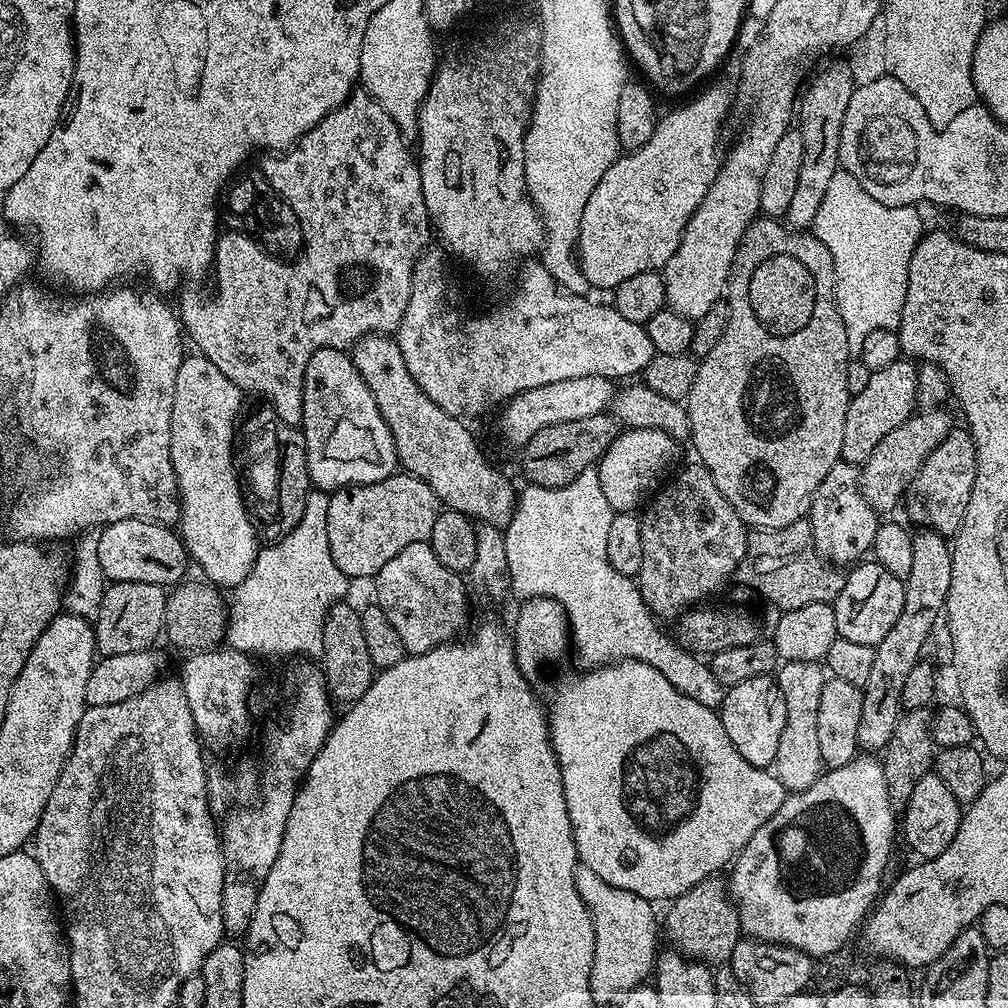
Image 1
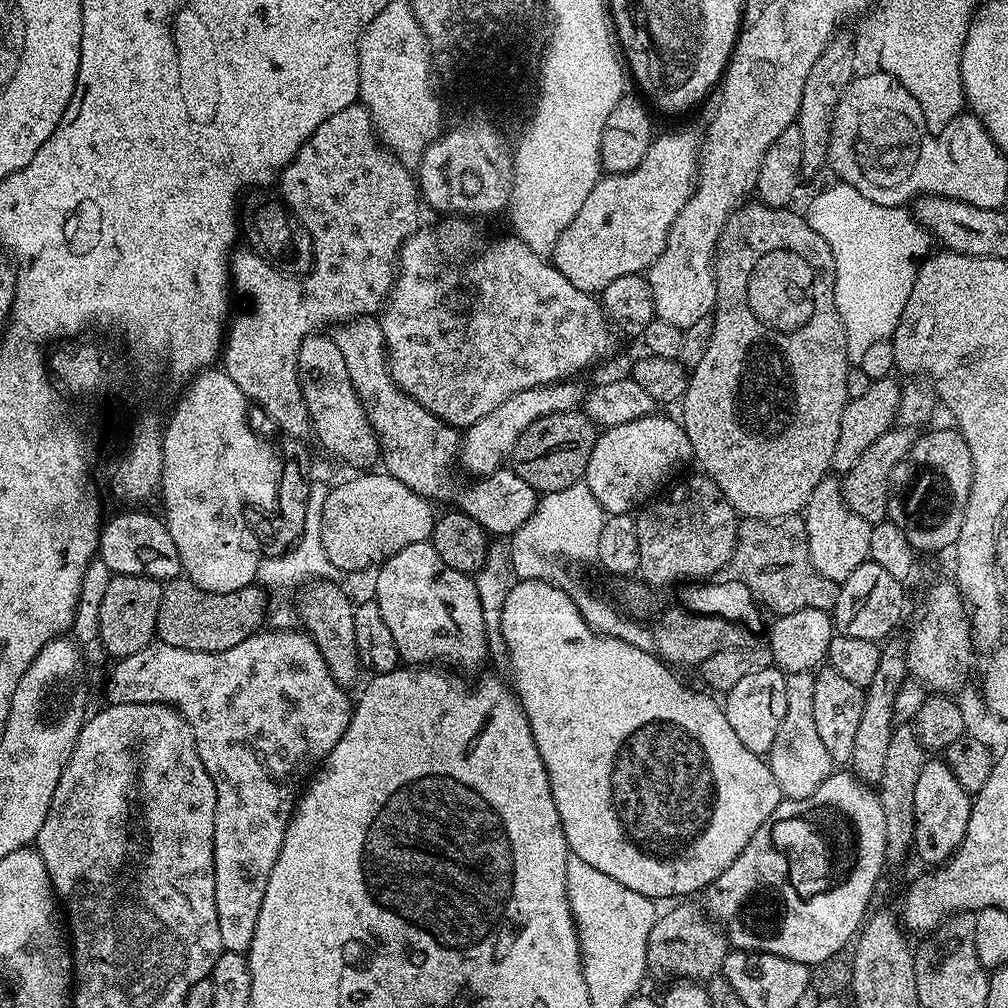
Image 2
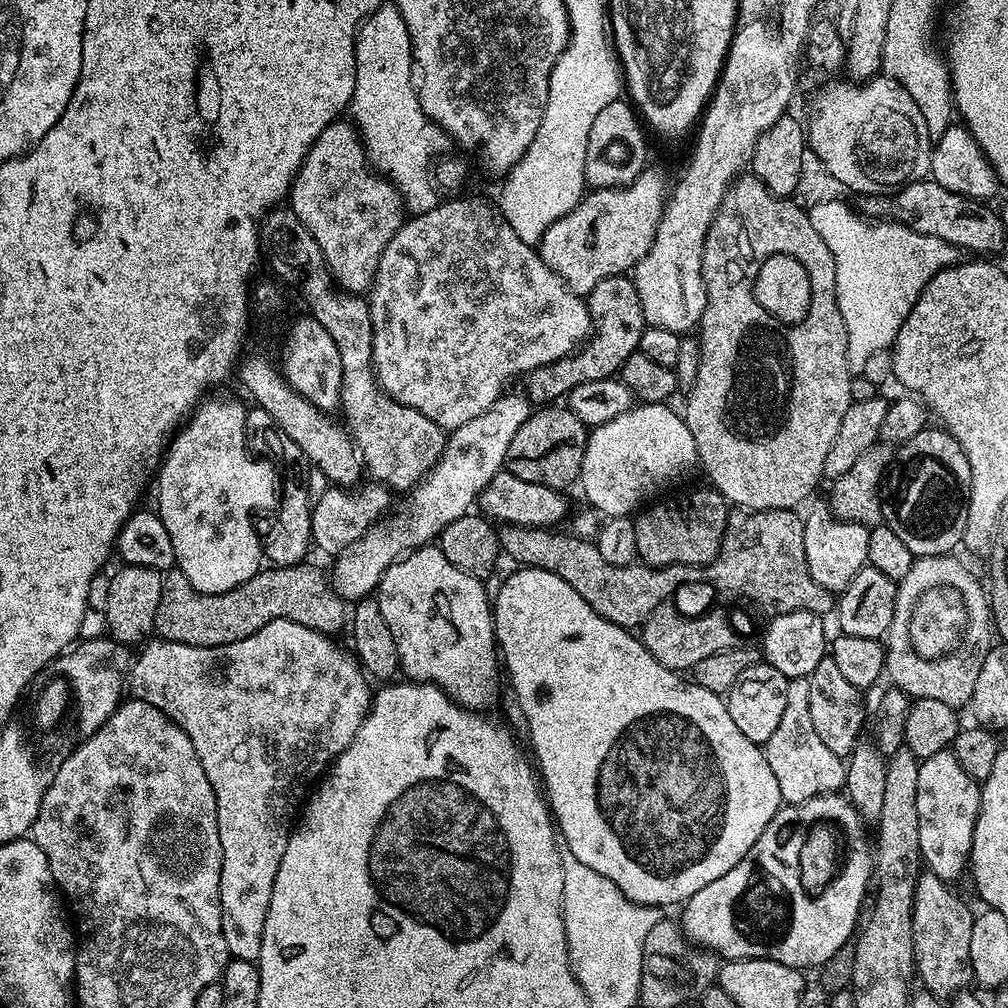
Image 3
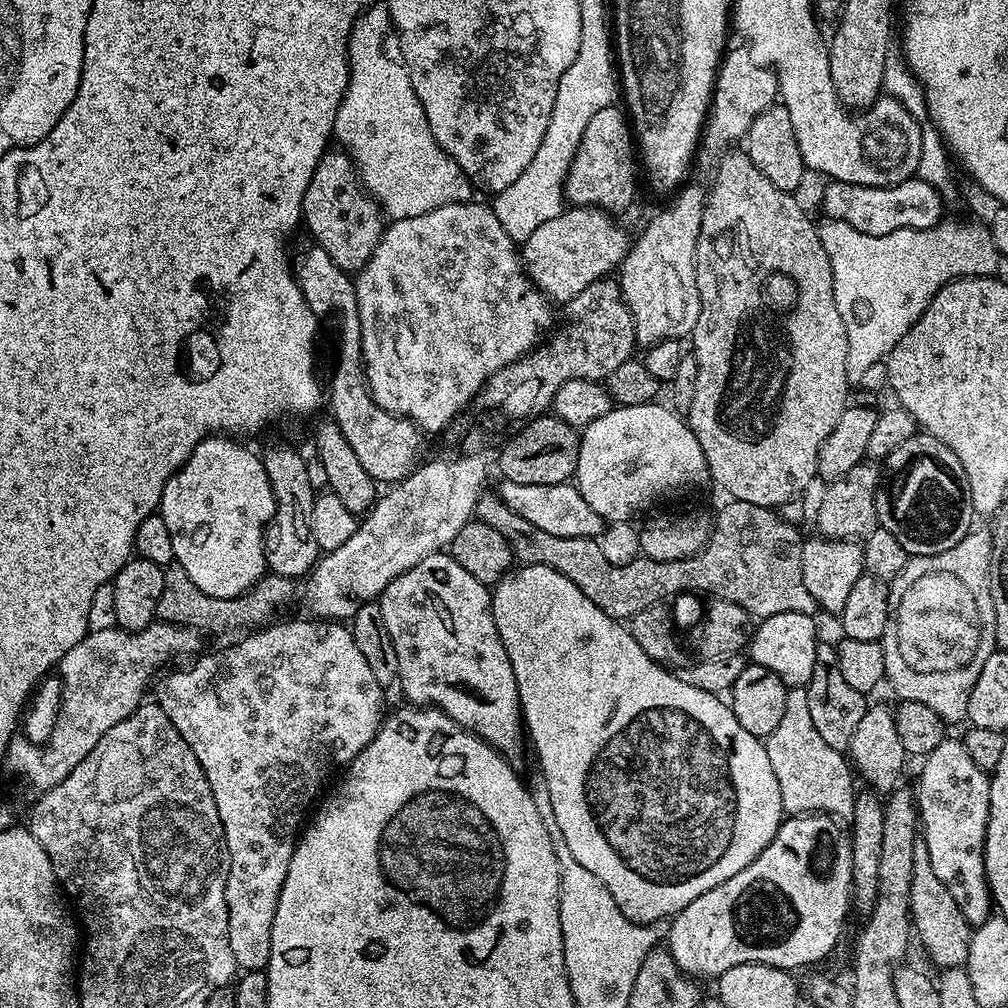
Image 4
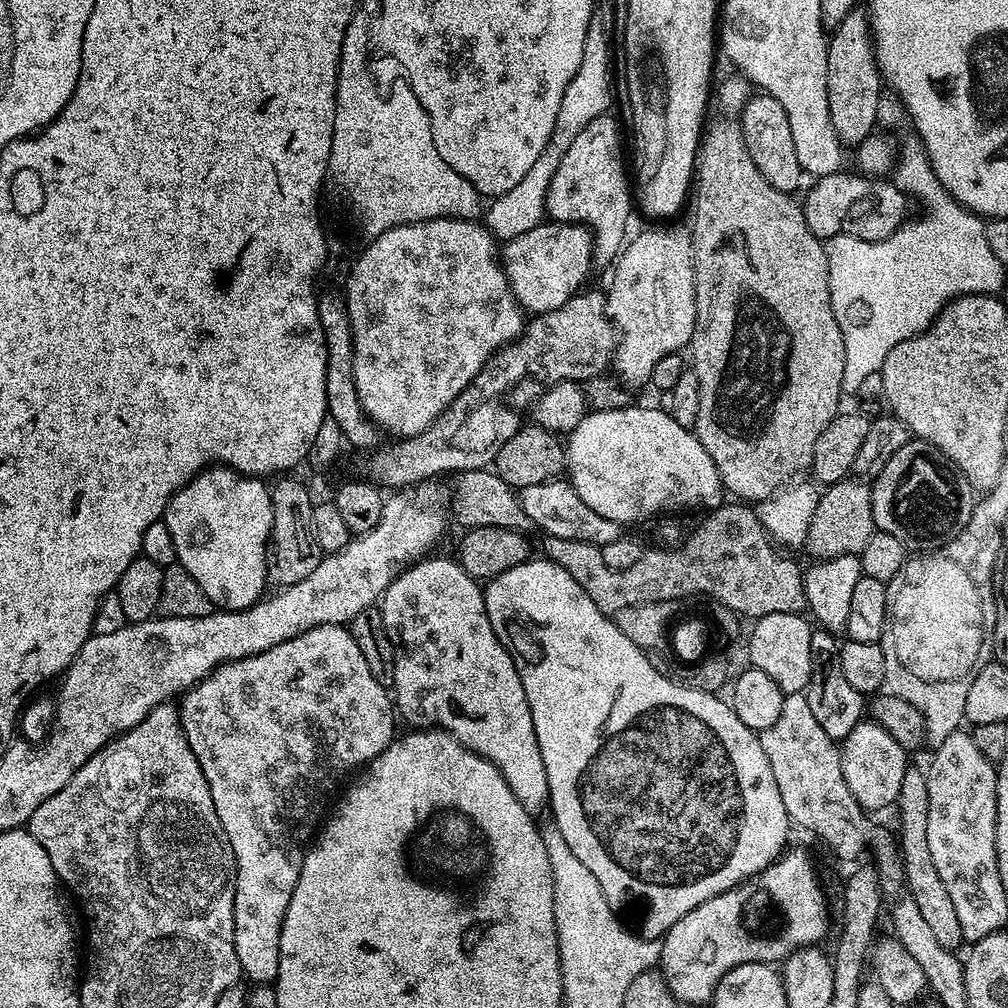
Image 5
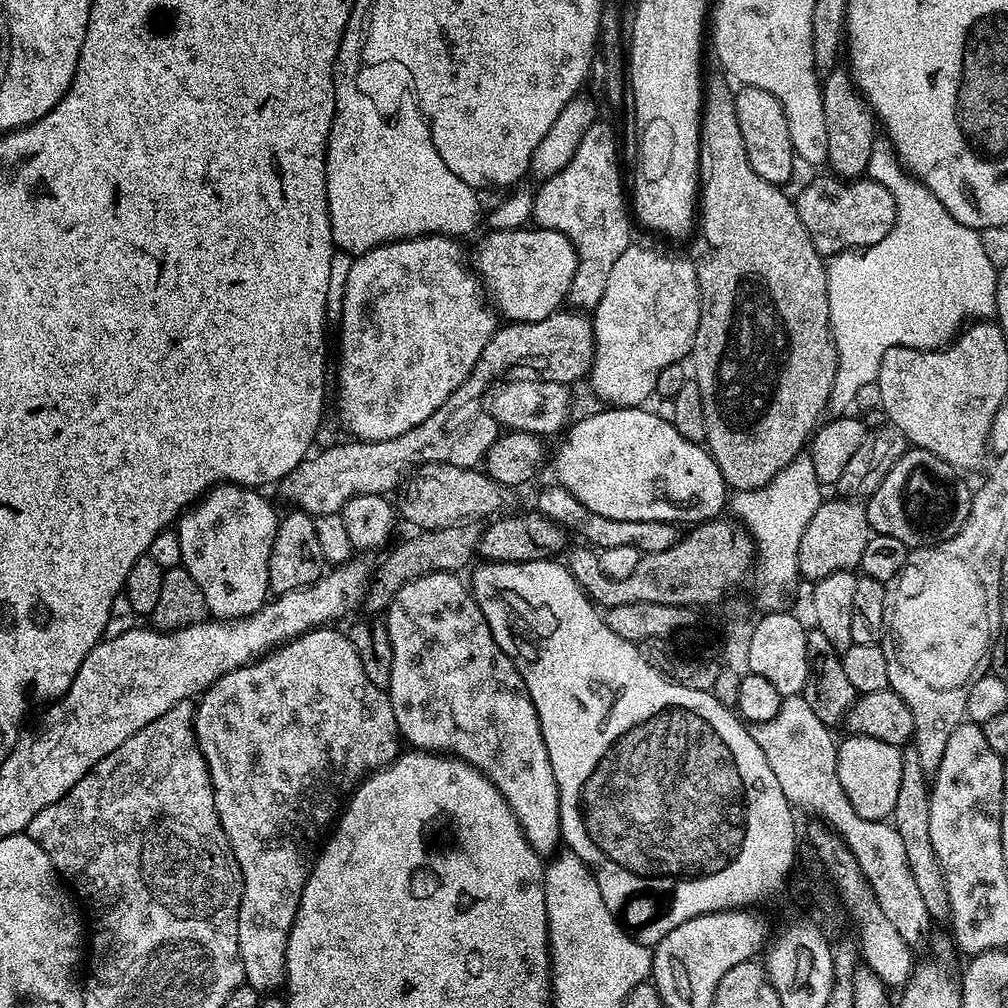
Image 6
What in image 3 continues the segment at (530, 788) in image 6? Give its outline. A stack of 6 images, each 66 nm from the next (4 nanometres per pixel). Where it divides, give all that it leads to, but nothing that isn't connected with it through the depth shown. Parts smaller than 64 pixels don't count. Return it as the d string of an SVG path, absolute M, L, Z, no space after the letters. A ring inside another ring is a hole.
M425 546L415 548L413 552L407 553L403 558L390 565L380 579L380 586L375 593L374 599L380 603L382 618L386 618L386 626L390 626L390 635L394 638L394 646L398 646L398 658L400 659L400 672L403 673L409 681L417 684L437 684L442 691L461 704L463 708L471 708L473 712L483 713L485 710L492 710L496 704L496 699L500 696L500 680L502 684L502 660L498 655L498 645L496 643L496 628L492 624L492 609L490 603L490 592L484 589L485 585L470 574L462 574L458 566L450 566L438 546Z

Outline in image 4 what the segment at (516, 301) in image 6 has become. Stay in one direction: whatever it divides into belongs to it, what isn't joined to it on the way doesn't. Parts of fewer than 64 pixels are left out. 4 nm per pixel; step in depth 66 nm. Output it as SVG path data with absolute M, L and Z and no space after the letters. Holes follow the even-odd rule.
M572 206L560 212L558 218L542 222L530 238L522 242L522 263L528 279L548 297L549 301L573 300L590 282L605 279L615 273L630 247L630 236L603 208Z

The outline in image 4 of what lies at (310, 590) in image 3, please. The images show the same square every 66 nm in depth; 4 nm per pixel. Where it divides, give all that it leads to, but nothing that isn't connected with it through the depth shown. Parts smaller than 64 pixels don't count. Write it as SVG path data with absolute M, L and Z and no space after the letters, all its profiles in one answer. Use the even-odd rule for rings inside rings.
M168 566L164 568L162 598L158 598L156 620L170 624L179 624L186 628L195 628L196 631L201 634L207 634L207 632L232 632L235 628L248 628L244 630L252 630L257 626L263 625L265 622L271 621L273 617L275 617L272 615L274 615L279 608L284 608L291 602L292 595L294 595L295 592L297 595L298 592L298 588L295 588L292 584L295 583L287 576L265 574L261 576L253 588L249 588L248 591L241 594L241 596L223 600L222 598L210 598L206 594L202 594L202 590L198 590L198 586L194 586L194 582L190 582L190 574L186 574L186 570L182 570L178 566Z

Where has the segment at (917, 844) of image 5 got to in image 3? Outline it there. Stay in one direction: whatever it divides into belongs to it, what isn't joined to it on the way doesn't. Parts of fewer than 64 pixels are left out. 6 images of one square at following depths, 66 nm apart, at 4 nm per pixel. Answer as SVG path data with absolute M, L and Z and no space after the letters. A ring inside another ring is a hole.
M921 871L914 890L912 907L912 945L914 946L915 975L923 991L941 998L951 998L973 983L970 966L970 930L974 912L960 896L951 892L949 881L938 874Z

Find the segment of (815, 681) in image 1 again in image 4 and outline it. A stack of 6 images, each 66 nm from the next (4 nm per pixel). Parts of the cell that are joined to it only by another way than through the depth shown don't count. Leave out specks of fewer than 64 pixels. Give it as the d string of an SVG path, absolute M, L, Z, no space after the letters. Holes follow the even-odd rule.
M796 686L789 691L786 714L782 714L782 722L778 722L778 726L764 740L764 749L770 758L770 766L774 766L774 778L778 778L778 790L782 790L782 806L784 807L785 813L787 813L788 816L823 814L833 818L841 818L840 816L844 816L844 818L851 817L858 791L857 785L852 785L852 780L854 781L854 769L851 763L849 763L849 761L846 759L845 753L834 750L834 746L826 746L826 741L824 741L824 739L818 735L818 730L814 726L814 718L810 718L810 702L808 701L808 694L803 687Z

